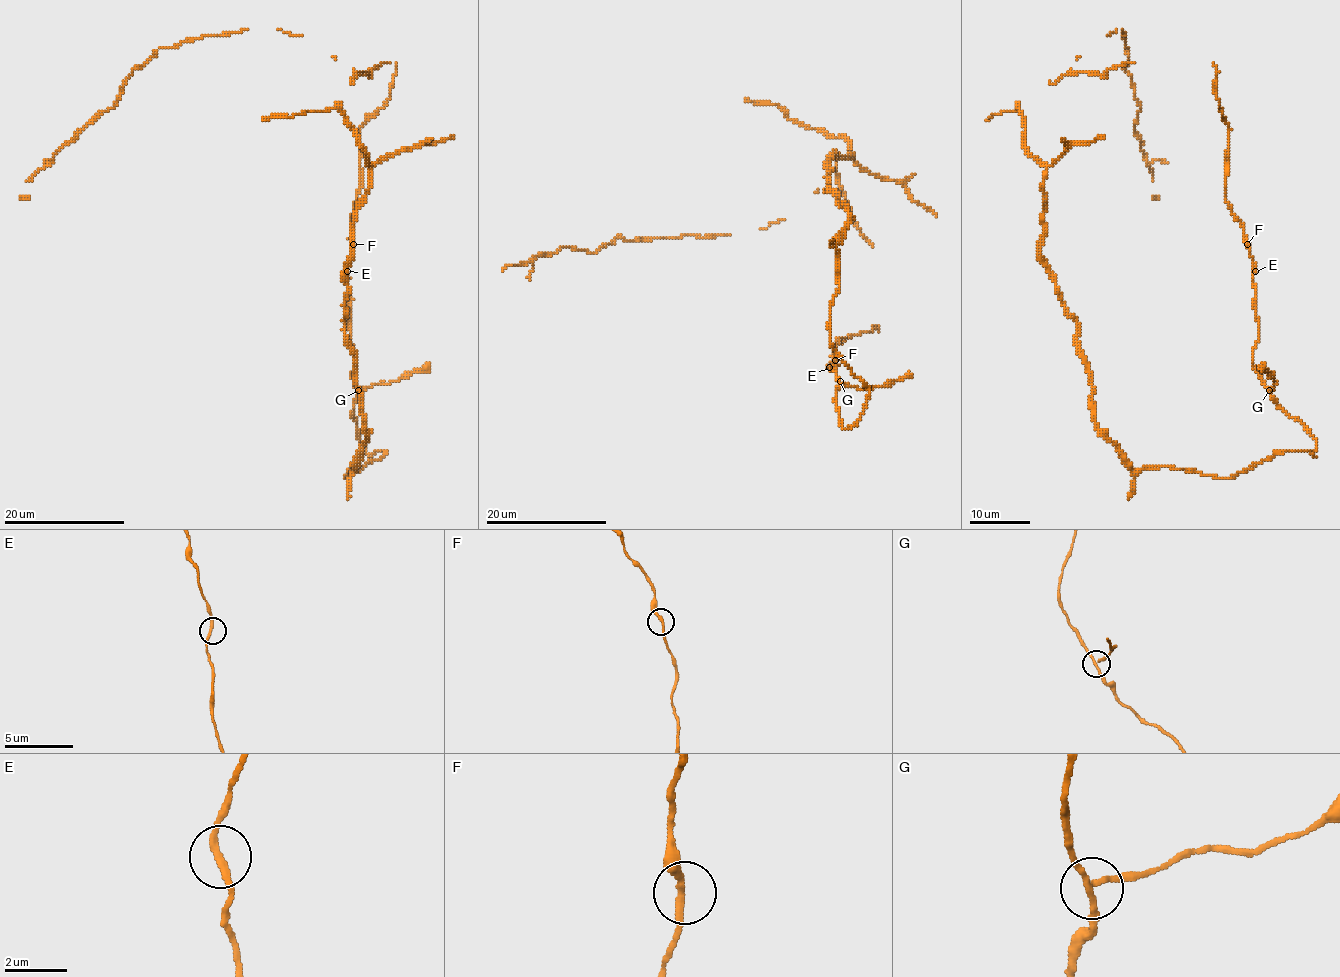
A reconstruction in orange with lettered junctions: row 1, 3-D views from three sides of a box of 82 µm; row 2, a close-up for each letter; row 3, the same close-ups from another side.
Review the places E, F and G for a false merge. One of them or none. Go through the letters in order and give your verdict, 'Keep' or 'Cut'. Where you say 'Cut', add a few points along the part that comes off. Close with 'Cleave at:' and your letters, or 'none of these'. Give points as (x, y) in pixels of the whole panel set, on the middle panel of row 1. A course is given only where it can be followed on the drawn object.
E: Keep
F: Keep
G: Cut. Course of the part to remove: (840, 381), (867, 390), (913, 375)
Cleave at: G

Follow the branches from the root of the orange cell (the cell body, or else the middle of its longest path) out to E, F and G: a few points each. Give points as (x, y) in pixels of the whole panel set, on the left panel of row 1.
E: (354, 359), (365, 442), (347, 477), (386, 453), (365, 450), (353, 417), (357, 389), (347, 271)
F: (354, 359), (365, 442), (347, 477), (386, 453), (365, 450), (353, 417), (357, 389), (347, 273), (353, 244)
G: (354, 359), (365, 442), (347, 477), (386, 453), (369, 455), (359, 439), (357, 391)

